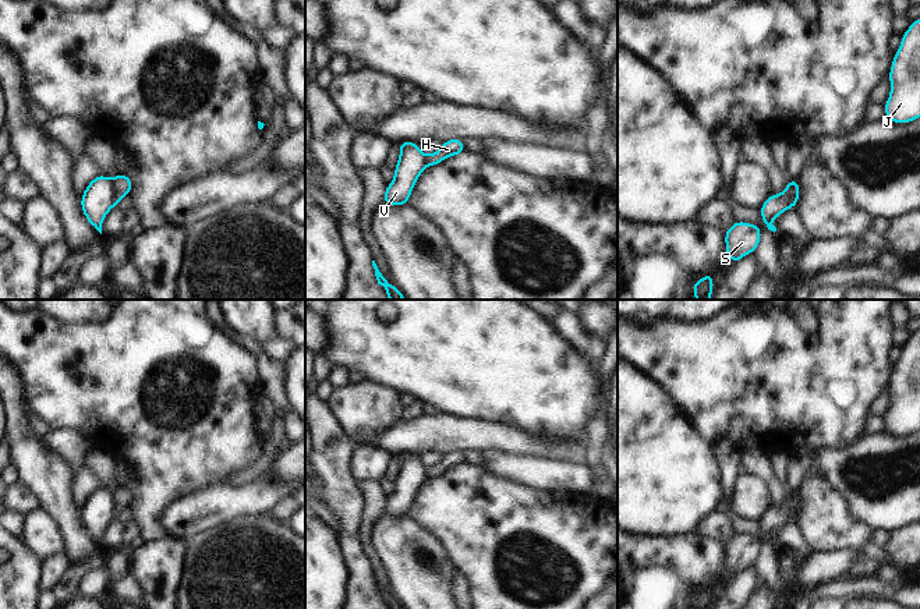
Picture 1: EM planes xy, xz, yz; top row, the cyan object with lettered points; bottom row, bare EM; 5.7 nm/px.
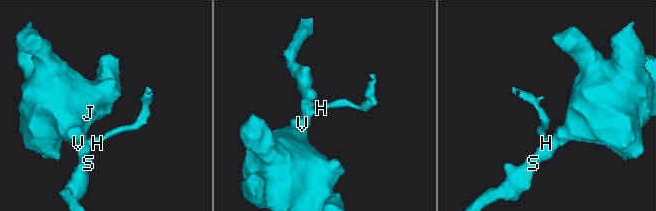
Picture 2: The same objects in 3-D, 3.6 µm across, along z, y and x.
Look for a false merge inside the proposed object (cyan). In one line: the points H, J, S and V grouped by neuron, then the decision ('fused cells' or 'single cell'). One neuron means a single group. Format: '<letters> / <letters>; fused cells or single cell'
H / J S V; fused cells

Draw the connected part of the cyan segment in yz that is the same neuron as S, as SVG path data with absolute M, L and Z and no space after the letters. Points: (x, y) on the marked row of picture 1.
M735 222L725 231L726 258L733 263L739 262L743 256L756 252L761 240L761 230L747 222Z

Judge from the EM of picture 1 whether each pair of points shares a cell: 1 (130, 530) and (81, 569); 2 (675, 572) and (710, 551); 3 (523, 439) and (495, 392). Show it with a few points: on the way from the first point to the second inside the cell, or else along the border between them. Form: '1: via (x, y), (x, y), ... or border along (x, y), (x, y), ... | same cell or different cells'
1: via (126, 545), (113, 560), (96, 560) | same cell
2: via (683, 565), (701, 559) | same cell
3: border along (484, 420), (517, 425), (547, 438) | different cells

